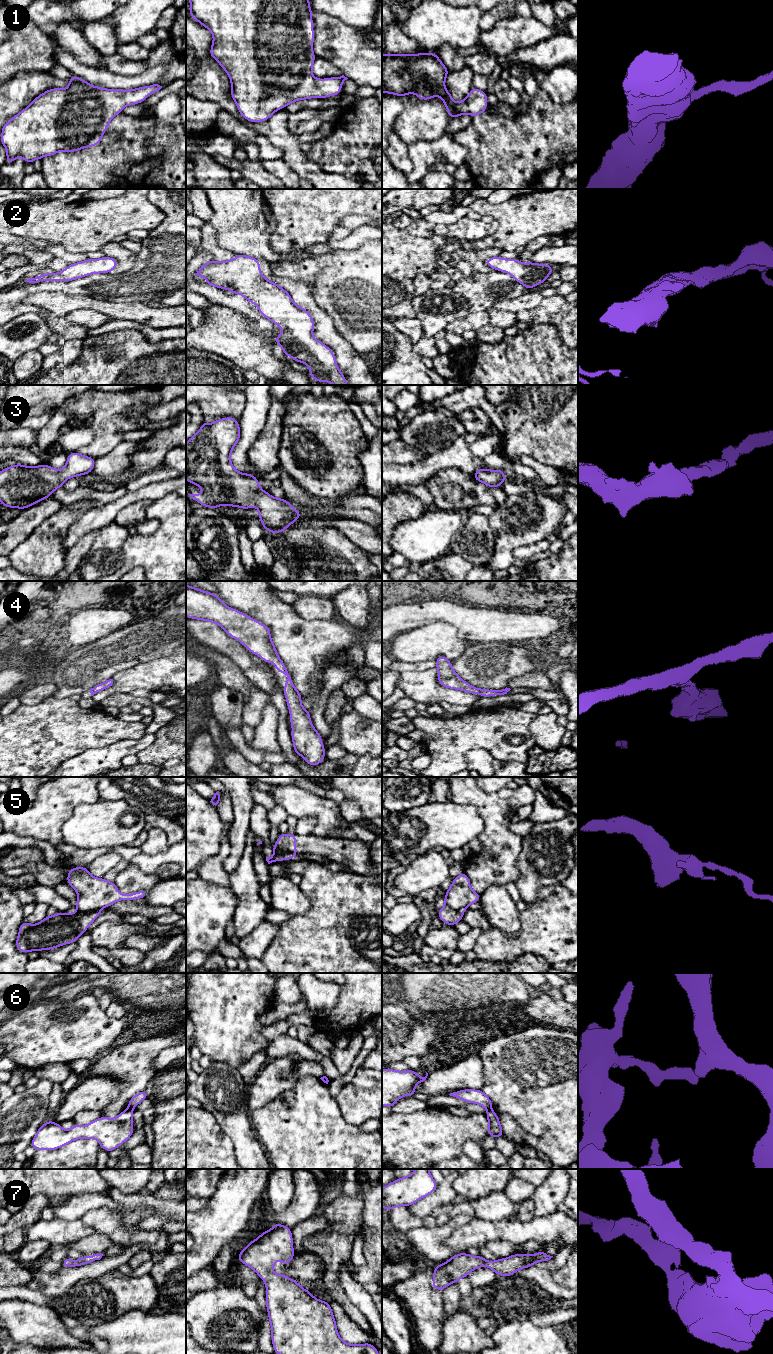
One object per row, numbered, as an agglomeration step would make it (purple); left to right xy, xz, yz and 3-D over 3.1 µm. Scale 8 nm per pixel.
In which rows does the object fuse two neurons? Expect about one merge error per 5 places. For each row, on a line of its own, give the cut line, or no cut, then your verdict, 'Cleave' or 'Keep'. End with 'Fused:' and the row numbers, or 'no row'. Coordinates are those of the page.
1: No split. Keep
2: No split. Keep
3: No split. Keep
4: No split. Keep
5: Split along xz (274, 849), (284, 849), (289, 857), (294, 857). Cleave
6: Split along xy (128, 1107), (132, 1109). Cleave
7: No split. Keep
Fused: 5, 6

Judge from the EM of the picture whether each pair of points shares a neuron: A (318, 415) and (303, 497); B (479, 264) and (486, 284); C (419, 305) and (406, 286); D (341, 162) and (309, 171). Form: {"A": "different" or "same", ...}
{"A": "different", "B": "different", "C": "different", "D": "different"}

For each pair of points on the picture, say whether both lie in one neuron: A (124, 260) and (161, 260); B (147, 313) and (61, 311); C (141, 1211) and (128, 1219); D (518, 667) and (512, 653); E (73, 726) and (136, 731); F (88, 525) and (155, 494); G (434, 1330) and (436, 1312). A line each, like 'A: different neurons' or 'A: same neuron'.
A: different neurons
B: same neuron
C: same neuron
D: same neuron
E: same neuron
F: same neuron
G: same neuron

